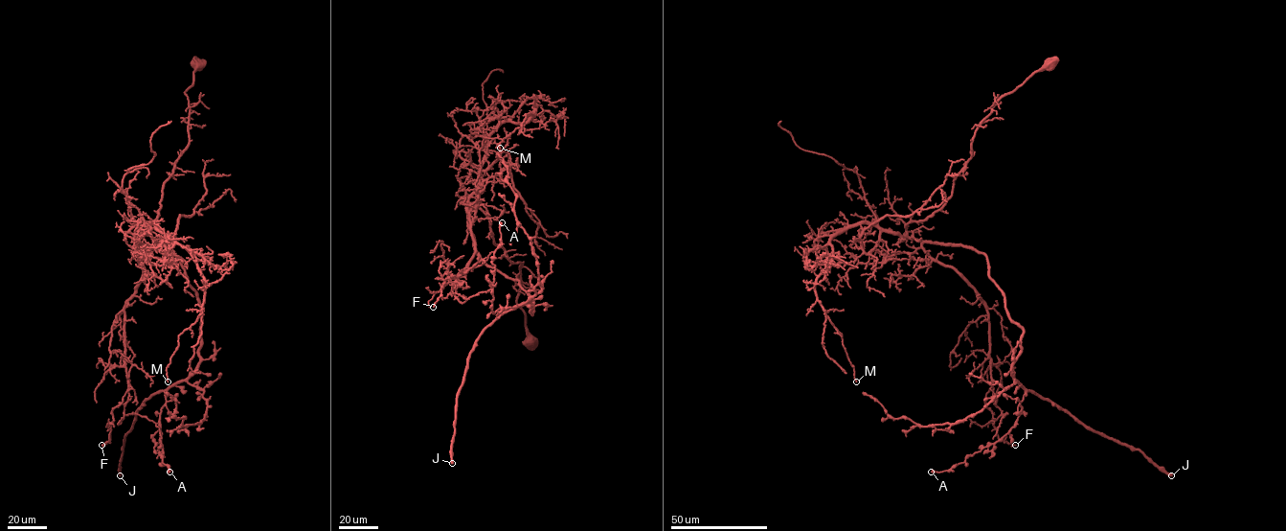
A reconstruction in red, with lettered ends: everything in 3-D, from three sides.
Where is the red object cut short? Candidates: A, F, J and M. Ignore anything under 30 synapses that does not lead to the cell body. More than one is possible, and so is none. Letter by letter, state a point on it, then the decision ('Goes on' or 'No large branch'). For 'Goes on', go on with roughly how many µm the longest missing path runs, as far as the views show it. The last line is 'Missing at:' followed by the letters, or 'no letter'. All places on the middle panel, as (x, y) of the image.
A: Place: (502, 222). No large branch
F: Place: (433, 307). No large branch
J: Place: (452, 463). Goes on. Missing length about 600 µm
M: Place: (500, 148). No large branch
Missing at: J

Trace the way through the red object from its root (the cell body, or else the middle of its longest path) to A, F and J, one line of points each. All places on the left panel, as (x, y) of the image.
A: (197, 64), (189, 146), (158, 217), (129, 230), (176, 258), (200, 307), (200, 361), (161, 409), (169, 472)
F: (197, 64), (185, 92), (189, 146), (158, 217), (129, 230), (143, 274), (124, 309), (131, 387), (101, 445)
J: (197, 64), (189, 146), (158, 217), (129, 231), (179, 261), (200, 361), (139, 408), (120, 475)

